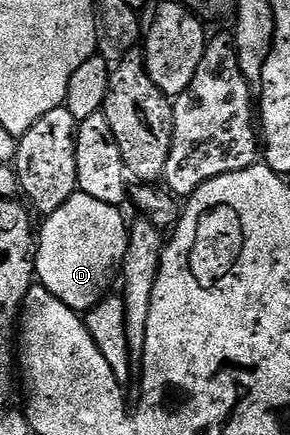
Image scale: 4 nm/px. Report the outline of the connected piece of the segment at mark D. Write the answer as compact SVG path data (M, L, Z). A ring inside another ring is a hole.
M76 191L65 201L57 211L44 218L41 233L37 235L37 246L33 253L33 269L38 284L46 287L51 295L61 299L61 303L70 305L74 313L86 314L88 309L108 296L112 273L118 272L128 250L128 235L130 228L127 219L118 206L101 202L91 195Z

